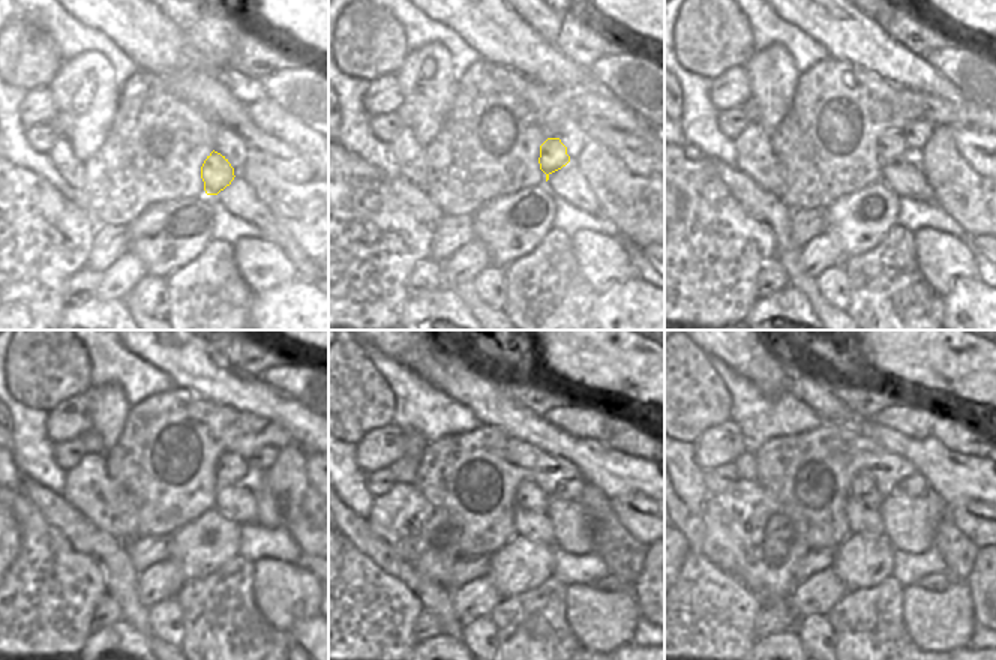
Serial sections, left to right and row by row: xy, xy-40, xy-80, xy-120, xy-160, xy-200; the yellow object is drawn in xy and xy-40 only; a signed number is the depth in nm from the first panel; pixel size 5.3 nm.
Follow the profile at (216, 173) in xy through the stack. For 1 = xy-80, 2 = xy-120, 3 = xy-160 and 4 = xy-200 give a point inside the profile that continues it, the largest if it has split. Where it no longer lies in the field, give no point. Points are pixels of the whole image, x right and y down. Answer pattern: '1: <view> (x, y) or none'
1: xy-80 (891, 149)
2: xy-120 (201, 501)
3: xy-160 (528, 495)
4: xy-200 (863, 488)

